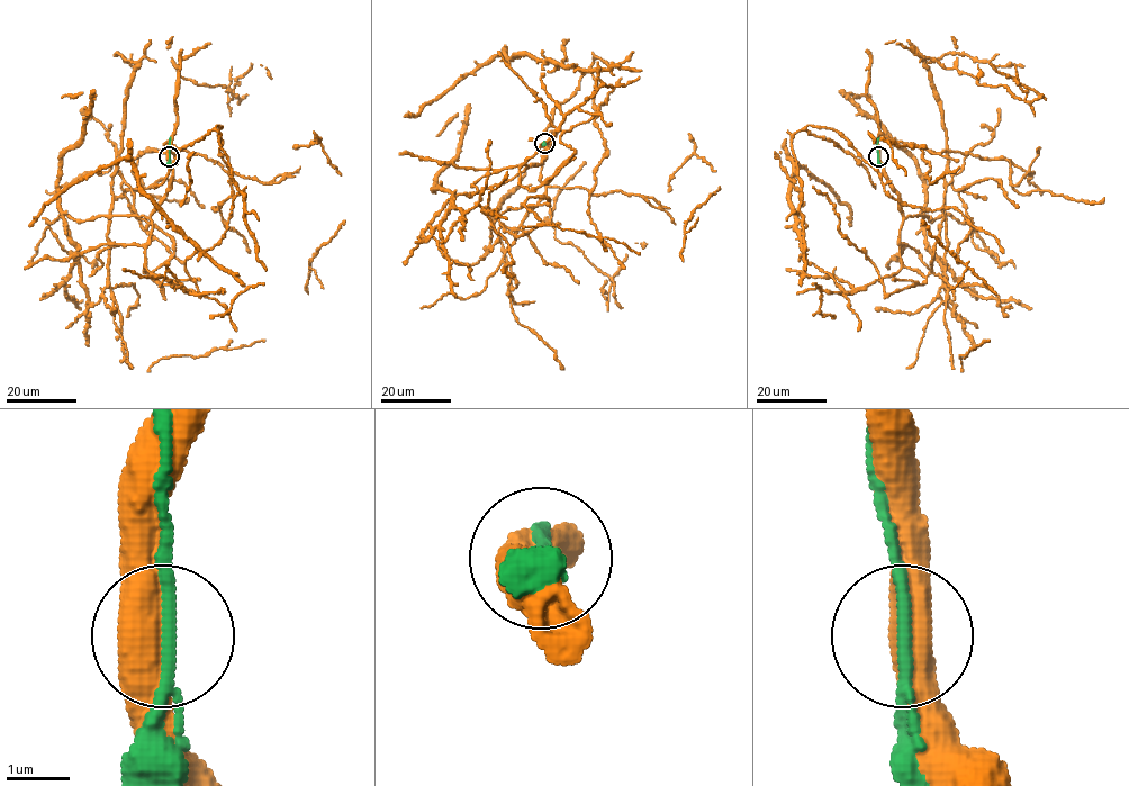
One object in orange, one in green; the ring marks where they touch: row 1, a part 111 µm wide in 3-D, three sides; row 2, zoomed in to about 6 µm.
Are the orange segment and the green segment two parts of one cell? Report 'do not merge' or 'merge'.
merge

